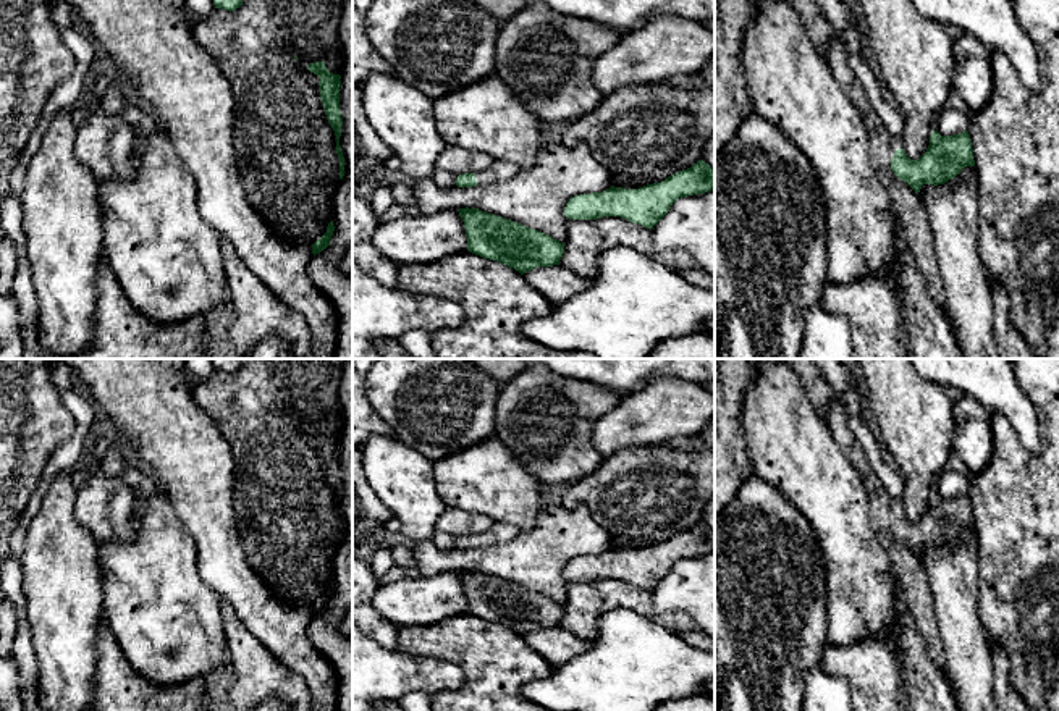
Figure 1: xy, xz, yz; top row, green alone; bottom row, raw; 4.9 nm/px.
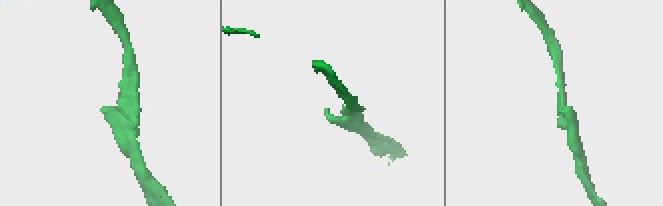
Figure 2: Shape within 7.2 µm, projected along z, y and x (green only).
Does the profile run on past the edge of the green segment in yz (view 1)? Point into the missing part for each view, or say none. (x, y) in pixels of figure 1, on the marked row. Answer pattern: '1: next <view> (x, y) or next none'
1: next yz (896, 144)

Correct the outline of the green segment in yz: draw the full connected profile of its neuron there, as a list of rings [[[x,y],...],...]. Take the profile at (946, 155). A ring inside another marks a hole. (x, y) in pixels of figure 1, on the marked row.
[[[933,131],[930,145],[918,160],[910,160],[904,152],[902,137],[892,137],[891,170],[917,194],[923,184],[944,184],[956,178],[965,166],[975,166],[972,139],[968,131],[954,136],[941,136]]]

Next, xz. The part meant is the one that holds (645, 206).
[[[698,160],[690,168],[677,171],[661,183],[639,189],[611,186],[603,192],[574,196],[567,200],[564,215],[571,220],[621,217],[652,229],[679,197],[705,194],[713,189],[715,170]]]

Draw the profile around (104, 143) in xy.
[[[89,97],[78,115],[74,157],[97,181],[129,179],[134,139],[134,129],[123,118],[107,115],[99,99]]]

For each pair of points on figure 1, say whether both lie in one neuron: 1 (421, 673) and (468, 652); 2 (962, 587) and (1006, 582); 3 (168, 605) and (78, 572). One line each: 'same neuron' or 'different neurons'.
1: different neurons
2: different neurons
3: different neurons

